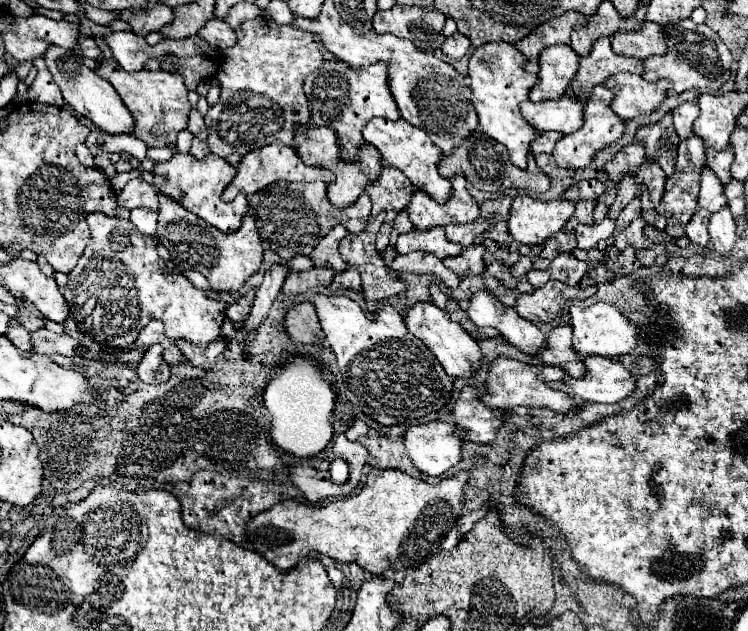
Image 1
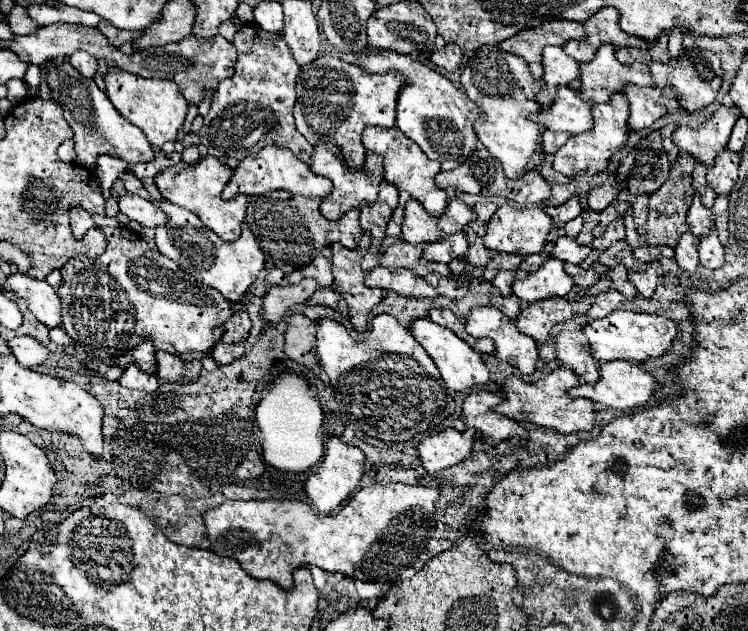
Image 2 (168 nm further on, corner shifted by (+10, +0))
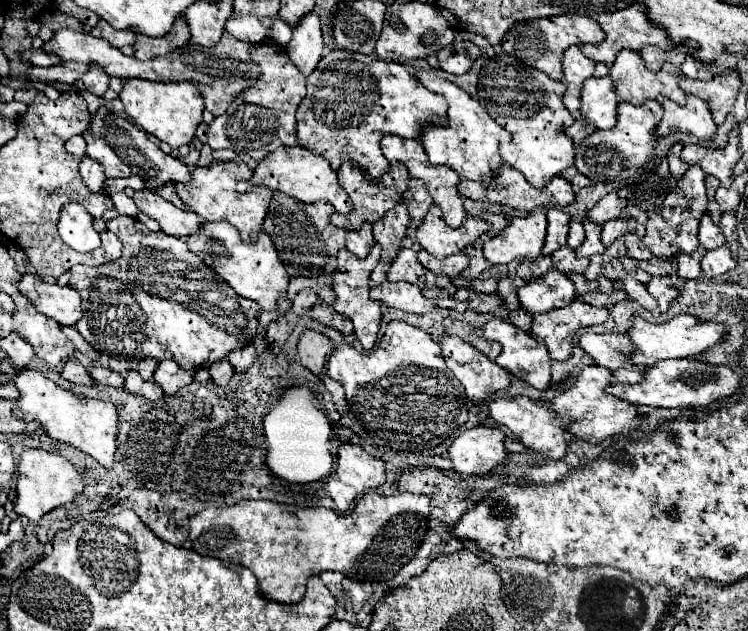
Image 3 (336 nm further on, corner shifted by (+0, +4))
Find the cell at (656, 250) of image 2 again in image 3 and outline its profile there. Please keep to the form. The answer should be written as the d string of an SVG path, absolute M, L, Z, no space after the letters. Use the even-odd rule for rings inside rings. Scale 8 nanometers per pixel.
M642 260L640 268L646 270L650 276L674 276L676 274L676 260Z

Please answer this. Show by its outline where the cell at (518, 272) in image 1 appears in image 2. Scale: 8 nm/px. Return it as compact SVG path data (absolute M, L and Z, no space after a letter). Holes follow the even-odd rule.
M500 270L496 274L496 278L492 280L492 284L502 292L502 296L510 296L510 292L512 292L510 286L512 286L514 278L516 278L516 272L512 272L512 270Z

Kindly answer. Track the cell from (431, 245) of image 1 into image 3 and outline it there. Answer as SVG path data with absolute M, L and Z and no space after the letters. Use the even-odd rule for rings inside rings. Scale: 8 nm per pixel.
M410 248L400 250L398 258L394 260L394 264L388 272L388 280L390 282L410 282L410 284L416 284L422 290L438 286L438 288L444 288L448 292L448 296L456 294L456 286L452 284L452 280L446 278L446 276L438 276L438 274L428 272L416 260L416 250L410 250Z

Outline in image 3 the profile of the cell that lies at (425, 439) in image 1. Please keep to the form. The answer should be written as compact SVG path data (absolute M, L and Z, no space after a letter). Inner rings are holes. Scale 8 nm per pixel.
M476 426L466 432L462 432L454 444L450 446L450 460L454 464L454 470L462 476L488 476L492 474L498 466L502 466L508 460L508 452L504 446L506 434L500 428L488 428L488 426Z

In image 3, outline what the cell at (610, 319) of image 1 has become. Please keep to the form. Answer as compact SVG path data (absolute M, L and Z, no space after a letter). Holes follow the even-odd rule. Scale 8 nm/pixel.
M678 314L678 316L674 316L672 320L668 320L666 324L660 324L660 326L648 324L644 318L638 316L638 318L634 318L634 326L628 332L632 344L636 346L632 360L638 366L654 366L656 362L666 360L666 358L680 360L680 358L698 356L704 350L712 348L714 344L722 342L726 334L728 334L728 328L724 324L700 322L700 320L696 320L696 316L690 316L690 314Z

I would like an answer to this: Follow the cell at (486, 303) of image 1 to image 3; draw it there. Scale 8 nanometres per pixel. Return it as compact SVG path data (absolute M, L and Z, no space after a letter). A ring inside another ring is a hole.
M492 318L484 326L484 338L494 340L502 346L502 352L494 362L498 366L502 366L506 372L524 380L526 384L534 386L536 390L546 390L550 386L550 356L548 356L548 350L546 350L546 346L538 344L530 334L522 332L520 328L516 328L514 324L510 324L502 318Z

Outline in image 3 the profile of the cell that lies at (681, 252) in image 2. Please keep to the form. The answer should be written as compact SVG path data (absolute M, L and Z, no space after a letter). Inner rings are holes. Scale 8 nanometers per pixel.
M698 248L696 252L688 254L688 256L678 256L678 276L684 280L696 280L702 276L700 272L700 260L706 254L704 248Z

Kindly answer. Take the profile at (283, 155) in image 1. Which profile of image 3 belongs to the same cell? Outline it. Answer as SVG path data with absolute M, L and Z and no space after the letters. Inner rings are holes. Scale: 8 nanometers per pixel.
M280 146L278 150L270 152L262 162L258 162L252 180L248 182L238 182L238 192L250 192L256 186L264 186L270 190L280 190L296 200L302 200L304 204L312 204L316 200L328 200L336 212L340 214L348 214L352 210L352 200L348 198L348 194L340 188L336 172L330 168L328 160L324 160L324 156L312 154L306 148L300 146Z

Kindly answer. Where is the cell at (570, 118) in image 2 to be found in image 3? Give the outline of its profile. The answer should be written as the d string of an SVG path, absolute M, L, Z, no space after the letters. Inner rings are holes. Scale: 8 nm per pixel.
M610 76L588 78L582 88L582 118L596 128L612 128L616 124L616 108L620 98Z

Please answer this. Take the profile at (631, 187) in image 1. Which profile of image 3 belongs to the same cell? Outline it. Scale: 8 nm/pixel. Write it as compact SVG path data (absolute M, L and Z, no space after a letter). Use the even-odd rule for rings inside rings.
M610 220L608 224L604 224L604 228L602 228L602 244L604 246L610 246L616 238L620 238L620 236L624 236L626 232L628 232L630 228L628 228L628 222L626 220Z

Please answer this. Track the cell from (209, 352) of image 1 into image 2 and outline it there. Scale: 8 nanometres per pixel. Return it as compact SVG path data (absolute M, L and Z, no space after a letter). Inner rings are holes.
M156 352L156 360L158 360L158 378L162 382L194 382L200 376L202 370L202 362L200 360L182 360L174 354Z

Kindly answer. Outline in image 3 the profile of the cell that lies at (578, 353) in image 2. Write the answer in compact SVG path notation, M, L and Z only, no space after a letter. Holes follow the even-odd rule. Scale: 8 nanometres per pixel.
M586 332L580 336L580 346L590 354L598 366L610 368L614 382L638 384L644 378L644 370L630 360L634 350L632 342L624 334L594 334Z

